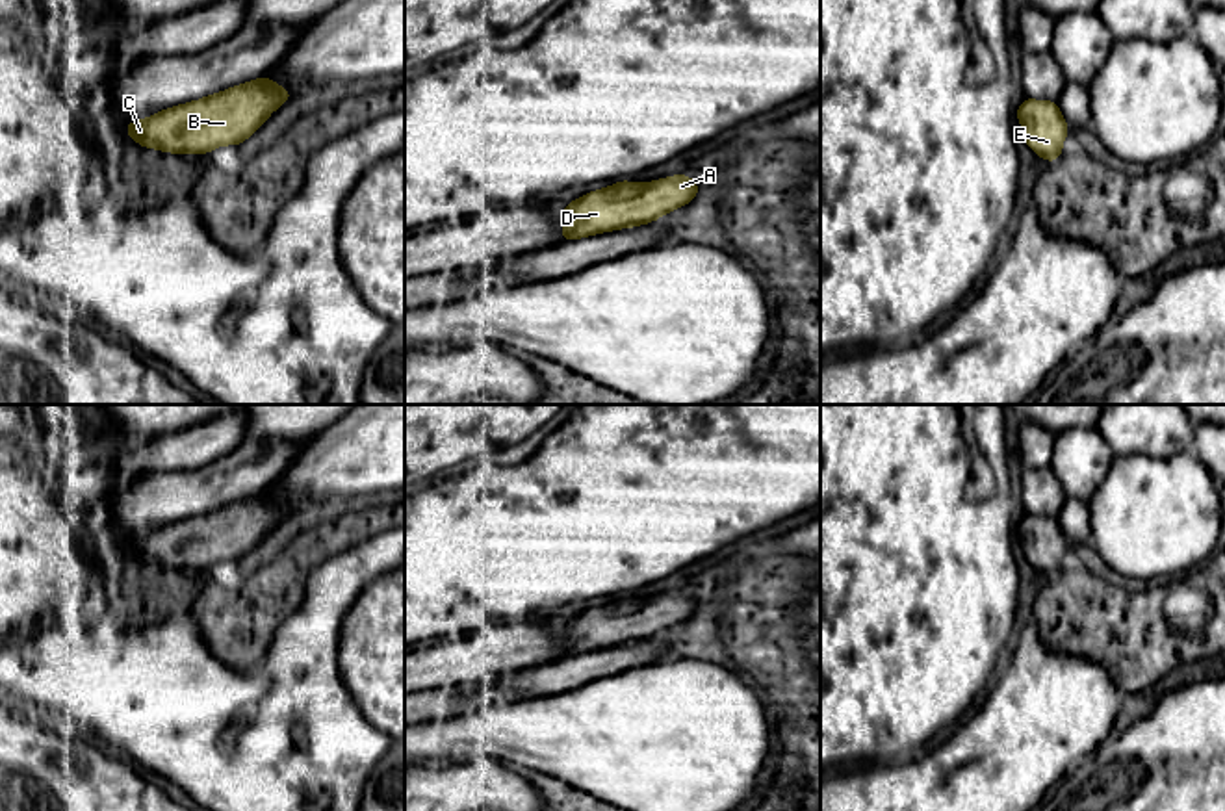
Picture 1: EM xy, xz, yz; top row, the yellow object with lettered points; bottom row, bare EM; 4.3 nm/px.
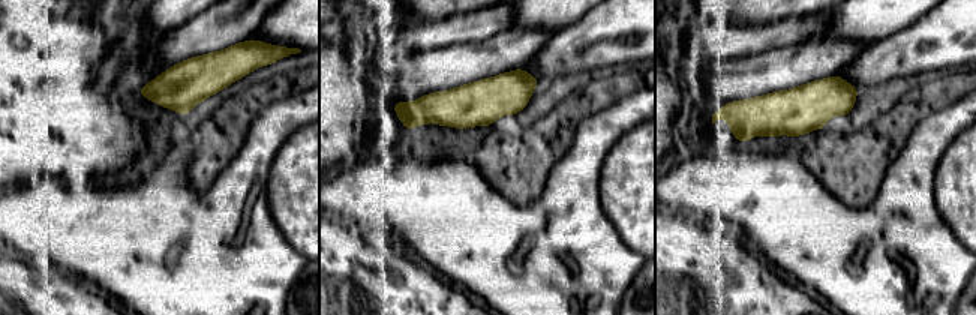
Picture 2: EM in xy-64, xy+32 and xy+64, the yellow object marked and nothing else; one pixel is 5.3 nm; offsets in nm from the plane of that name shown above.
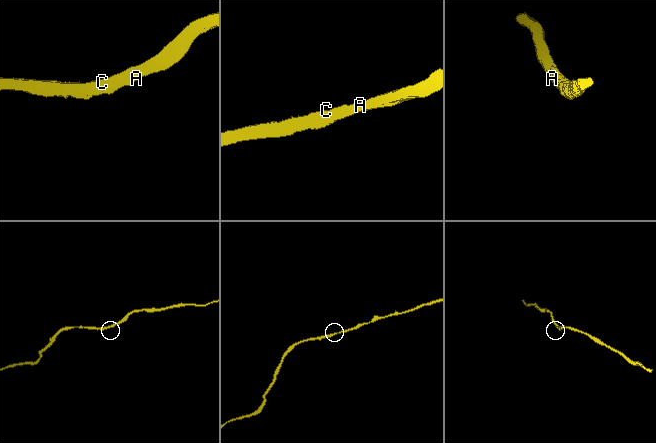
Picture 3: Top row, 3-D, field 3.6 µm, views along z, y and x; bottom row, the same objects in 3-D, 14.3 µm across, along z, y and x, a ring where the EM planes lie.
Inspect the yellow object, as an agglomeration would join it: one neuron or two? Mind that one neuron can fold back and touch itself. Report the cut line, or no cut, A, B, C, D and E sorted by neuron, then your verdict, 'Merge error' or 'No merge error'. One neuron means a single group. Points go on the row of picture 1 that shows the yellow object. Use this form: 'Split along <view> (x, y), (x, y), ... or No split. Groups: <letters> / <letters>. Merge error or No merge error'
No split. Groups: A B C D E. No merge error

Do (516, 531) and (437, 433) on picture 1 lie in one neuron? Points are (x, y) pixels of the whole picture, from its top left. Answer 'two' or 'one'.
one

